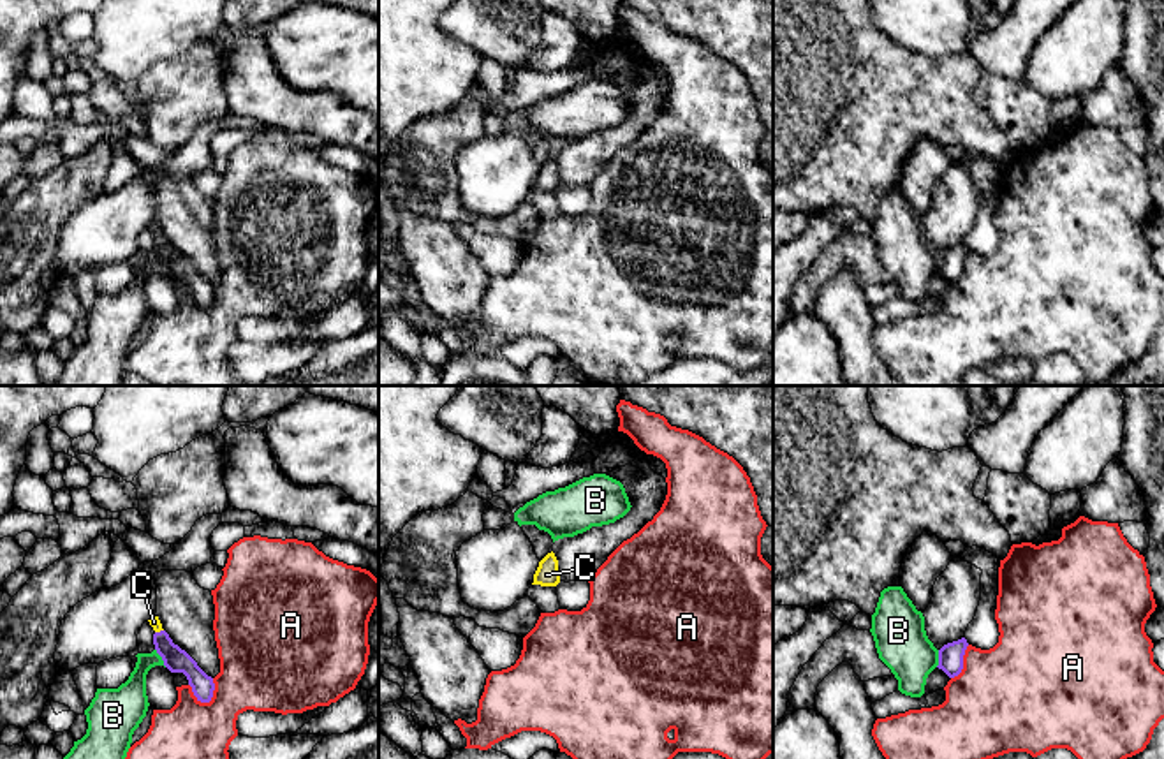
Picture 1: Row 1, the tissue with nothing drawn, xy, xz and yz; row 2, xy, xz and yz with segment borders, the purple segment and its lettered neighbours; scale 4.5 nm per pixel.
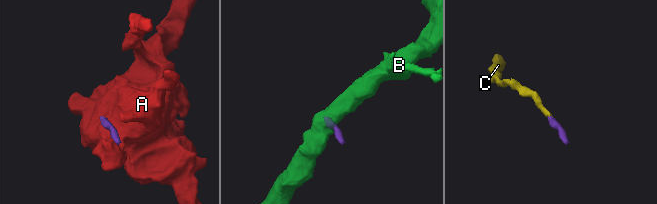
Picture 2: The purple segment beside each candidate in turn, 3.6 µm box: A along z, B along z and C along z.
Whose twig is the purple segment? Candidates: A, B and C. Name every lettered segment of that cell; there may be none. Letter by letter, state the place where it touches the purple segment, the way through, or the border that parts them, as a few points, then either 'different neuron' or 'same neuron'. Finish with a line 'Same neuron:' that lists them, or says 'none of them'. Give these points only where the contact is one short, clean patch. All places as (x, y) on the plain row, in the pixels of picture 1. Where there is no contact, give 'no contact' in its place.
A: meets purple in xy at (198, 303); different neuron
B: meets purple in xy at (161, 261); border along xy (155, 254), (166, 272); different neuron
C: meets purple in xy at (161, 236); runs through xy (175, 265), (164, 252), (161, 236), (154, 228); same neuron
Same neuron: C

